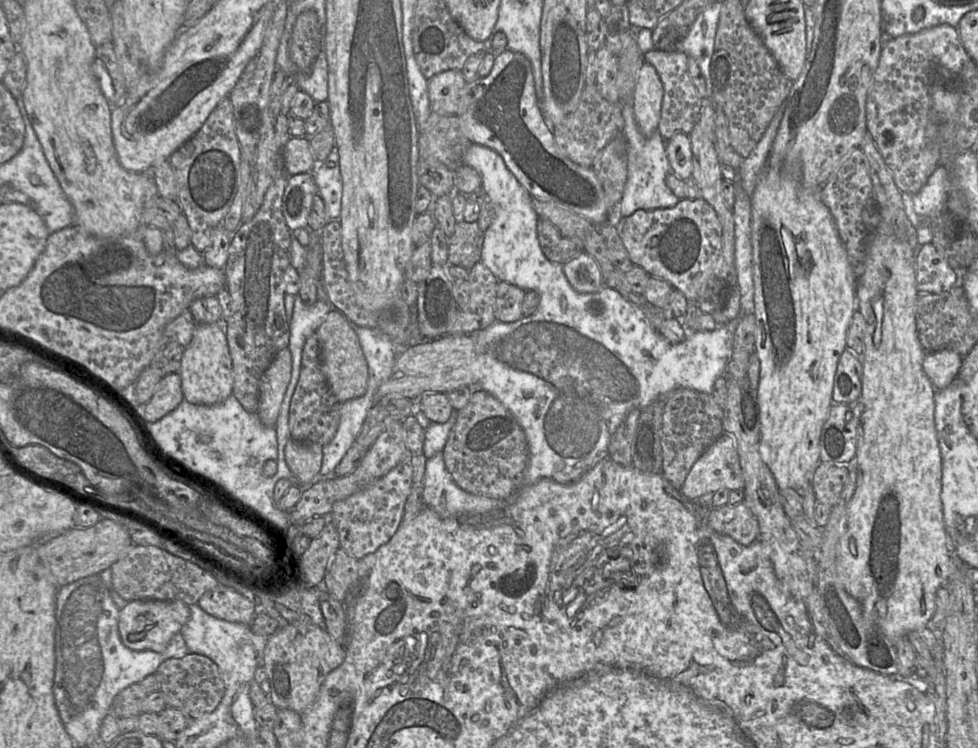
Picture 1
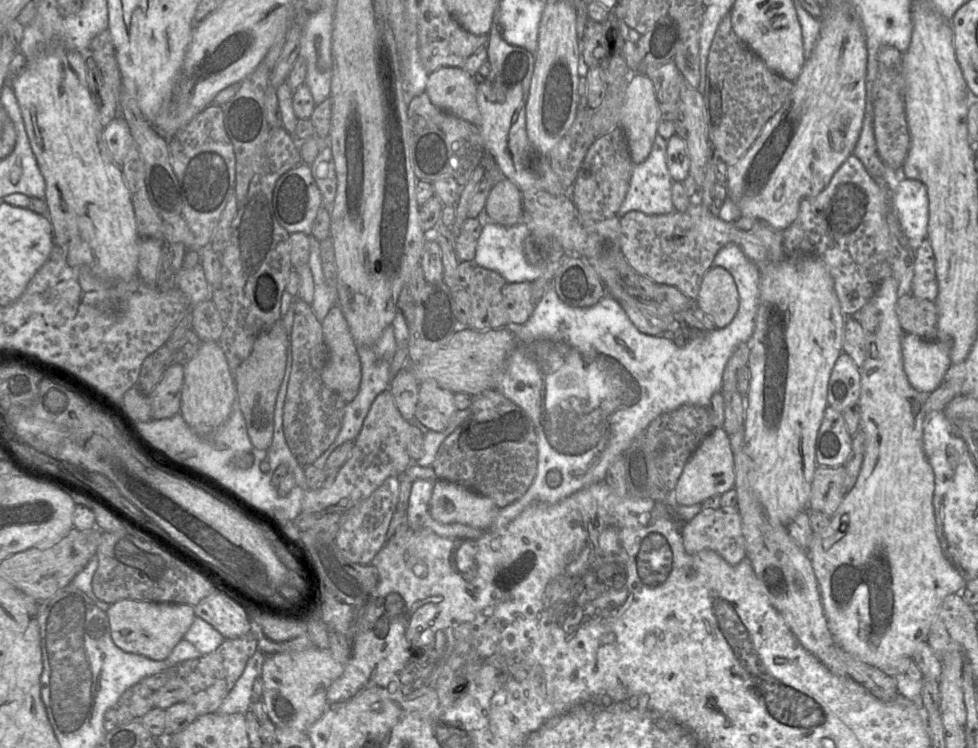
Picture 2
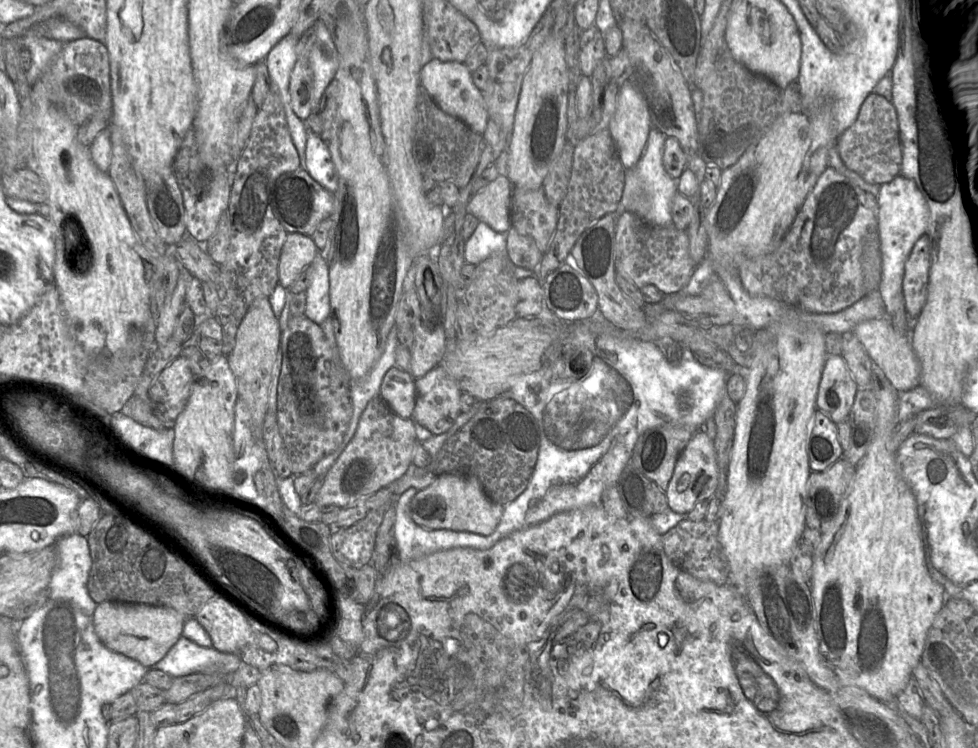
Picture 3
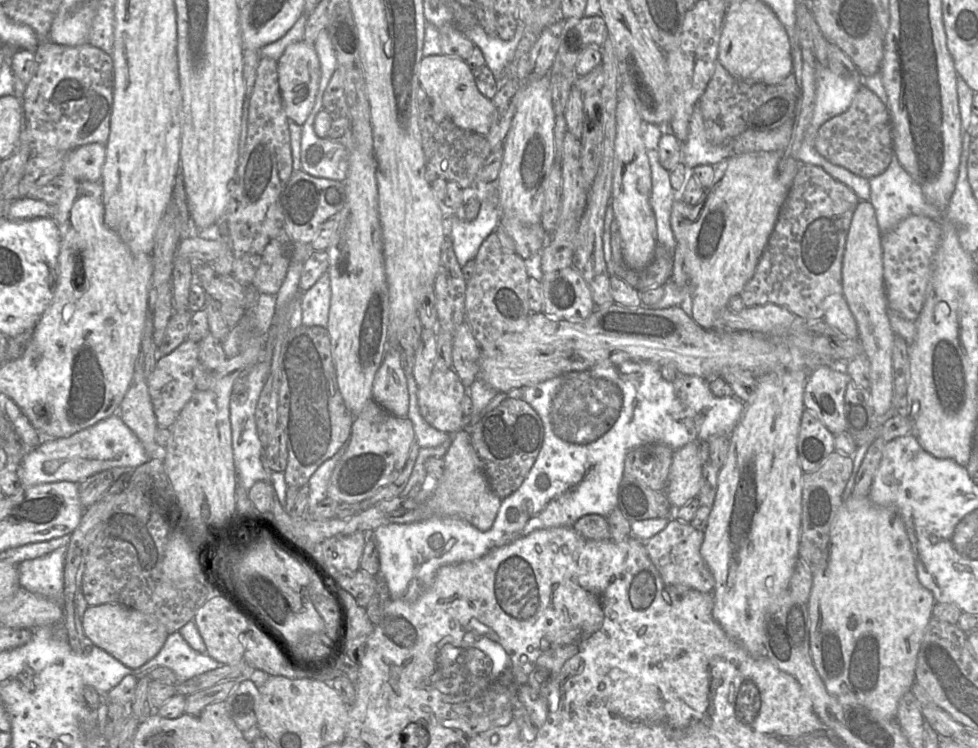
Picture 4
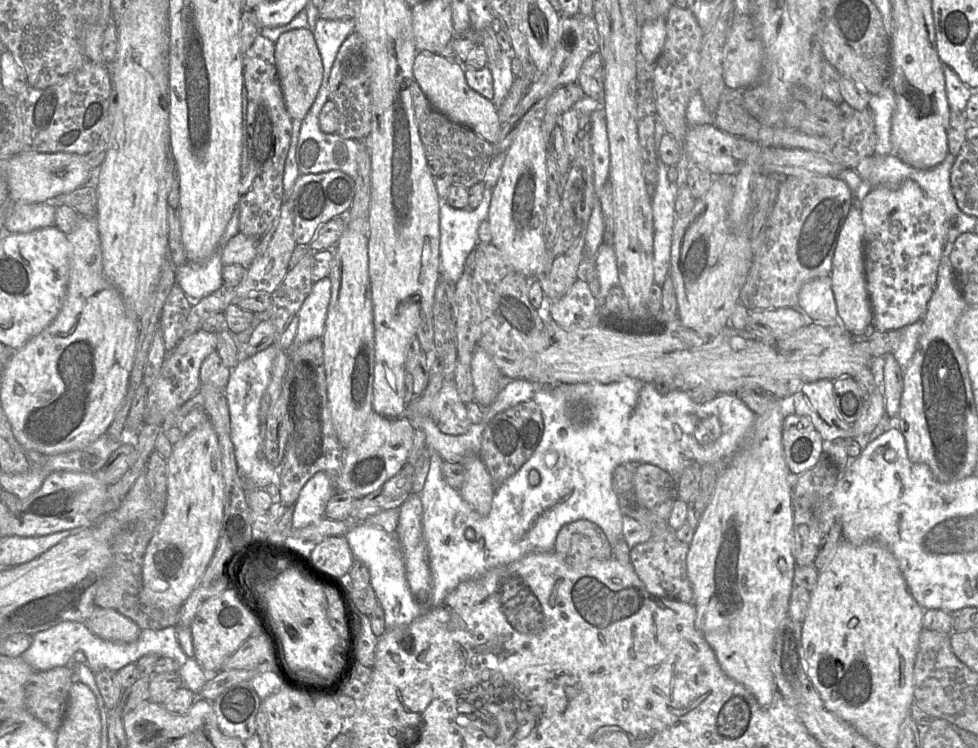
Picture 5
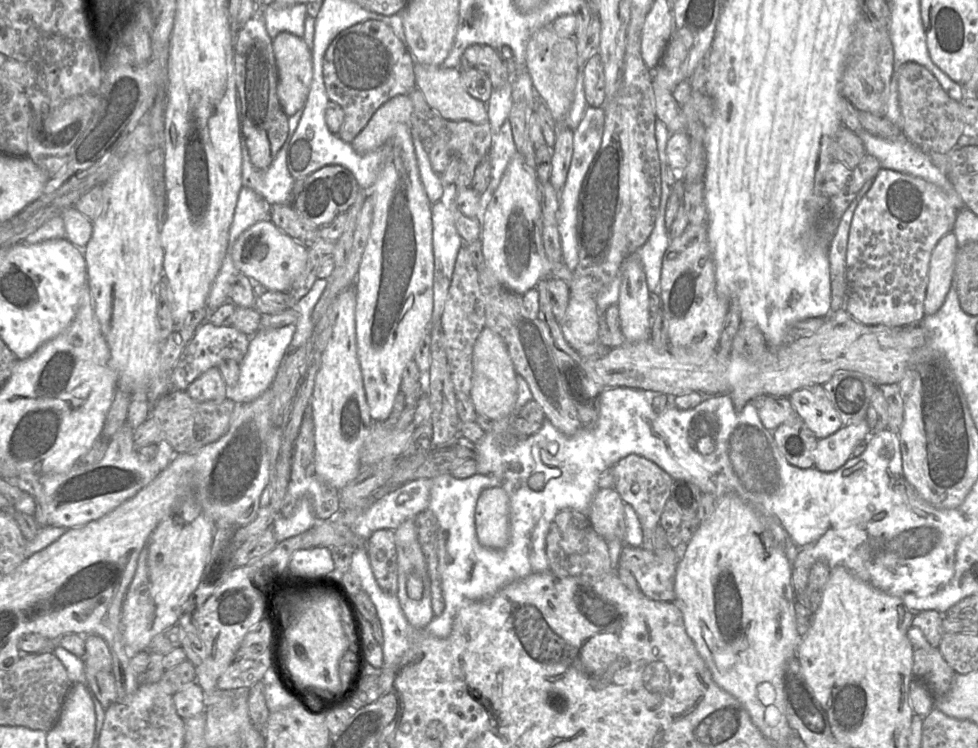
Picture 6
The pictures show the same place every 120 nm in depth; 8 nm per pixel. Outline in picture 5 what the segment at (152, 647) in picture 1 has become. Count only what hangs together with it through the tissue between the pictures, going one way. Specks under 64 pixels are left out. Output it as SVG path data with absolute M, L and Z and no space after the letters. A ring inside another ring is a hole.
M96 607L85 624L96 636L119 643L135 641L141 631L131 619L110 608Z

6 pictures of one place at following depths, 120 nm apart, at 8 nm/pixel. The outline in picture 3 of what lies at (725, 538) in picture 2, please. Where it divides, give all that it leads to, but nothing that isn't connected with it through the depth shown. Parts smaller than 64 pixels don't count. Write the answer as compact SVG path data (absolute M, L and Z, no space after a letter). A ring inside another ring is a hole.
M684 519L662 535L662 546L668 559L677 568L698 579L728 584L729 568L719 541L719 521Z

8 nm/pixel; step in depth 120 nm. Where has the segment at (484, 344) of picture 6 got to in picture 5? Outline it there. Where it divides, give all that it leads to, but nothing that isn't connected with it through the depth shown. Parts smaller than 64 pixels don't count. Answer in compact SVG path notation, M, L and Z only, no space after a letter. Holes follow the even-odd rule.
M479 346L473 353L470 368L474 386L474 401L487 407L509 379L503 378L489 354Z

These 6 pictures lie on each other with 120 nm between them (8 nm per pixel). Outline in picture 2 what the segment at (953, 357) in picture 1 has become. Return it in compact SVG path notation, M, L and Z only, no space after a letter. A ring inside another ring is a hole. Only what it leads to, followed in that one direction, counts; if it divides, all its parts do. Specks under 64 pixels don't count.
M904 332L901 349L904 371L915 390L929 396L944 383L952 365L948 343L927 341Z

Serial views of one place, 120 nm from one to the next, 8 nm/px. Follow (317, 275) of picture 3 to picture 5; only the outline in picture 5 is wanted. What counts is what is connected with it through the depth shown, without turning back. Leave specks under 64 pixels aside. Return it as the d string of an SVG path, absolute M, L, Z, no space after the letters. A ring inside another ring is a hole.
M329 277L322 278L313 284L309 295L296 314L299 321L292 346L299 346L323 336L330 297L331 282Z

